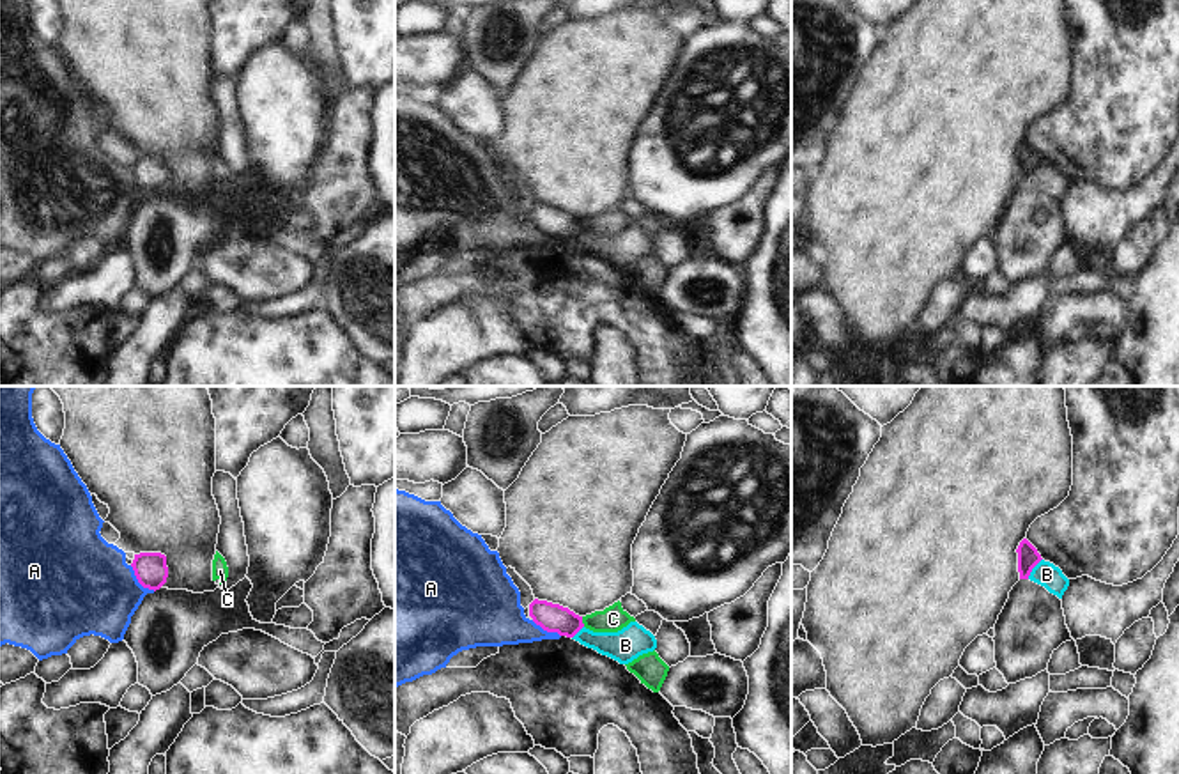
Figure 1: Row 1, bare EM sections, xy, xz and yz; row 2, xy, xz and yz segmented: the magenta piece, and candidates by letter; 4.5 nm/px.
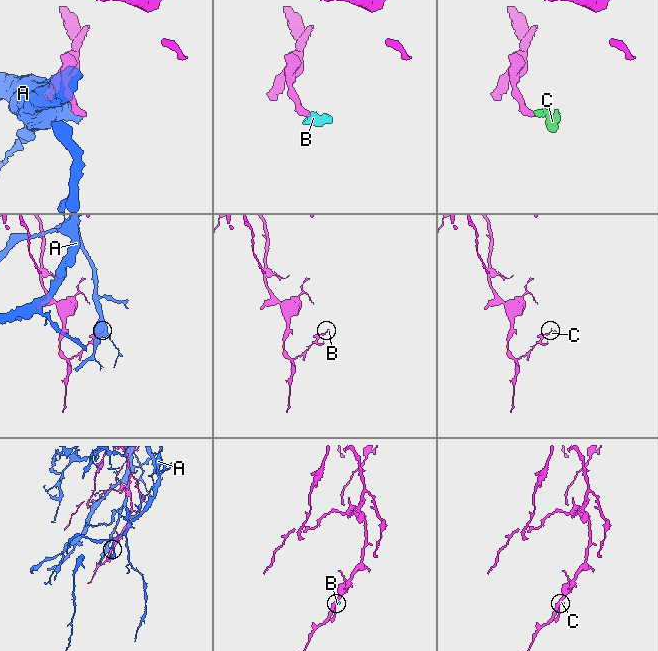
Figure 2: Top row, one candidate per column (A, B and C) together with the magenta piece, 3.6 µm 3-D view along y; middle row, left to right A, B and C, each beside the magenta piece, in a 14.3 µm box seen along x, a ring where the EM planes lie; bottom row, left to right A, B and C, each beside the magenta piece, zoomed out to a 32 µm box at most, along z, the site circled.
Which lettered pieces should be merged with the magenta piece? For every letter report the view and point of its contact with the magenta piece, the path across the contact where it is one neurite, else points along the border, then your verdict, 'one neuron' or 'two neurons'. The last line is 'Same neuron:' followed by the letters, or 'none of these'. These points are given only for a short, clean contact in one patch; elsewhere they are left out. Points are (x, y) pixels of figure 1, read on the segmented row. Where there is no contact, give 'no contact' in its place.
A: contact xy (138, 581); two neurons
B: contact yz (1032, 567); border yz (1041, 558), (1027, 578); two neurons
C: contact xz (581, 622); border xz (581, 617), (585, 626); two neurons
Same neuron: none of these

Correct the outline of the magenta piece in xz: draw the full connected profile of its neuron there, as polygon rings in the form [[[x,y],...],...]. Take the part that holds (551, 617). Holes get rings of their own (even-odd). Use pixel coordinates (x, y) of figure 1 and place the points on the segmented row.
[[[538,599],[529,604],[529,616],[543,631],[566,638],[574,638],[584,627],[582,616],[568,608]]]

